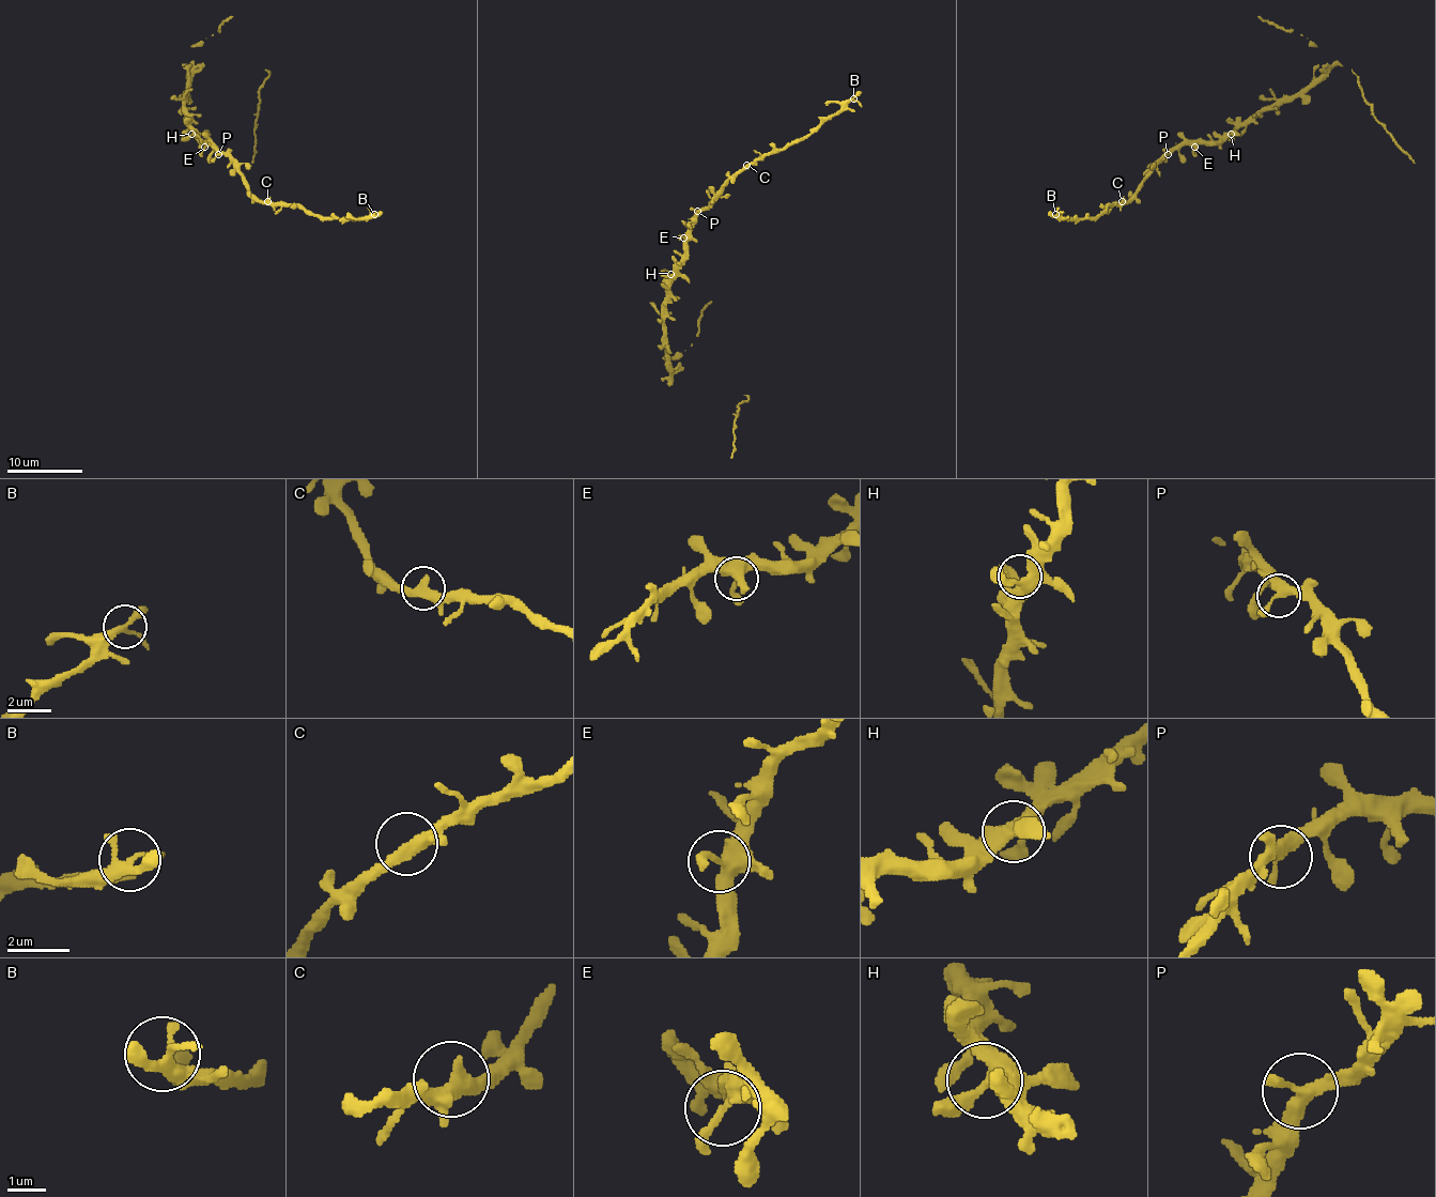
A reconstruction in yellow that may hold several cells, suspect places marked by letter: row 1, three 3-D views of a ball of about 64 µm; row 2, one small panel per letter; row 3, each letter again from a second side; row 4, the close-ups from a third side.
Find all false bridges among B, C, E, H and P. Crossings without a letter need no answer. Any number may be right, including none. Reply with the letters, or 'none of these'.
none of these

